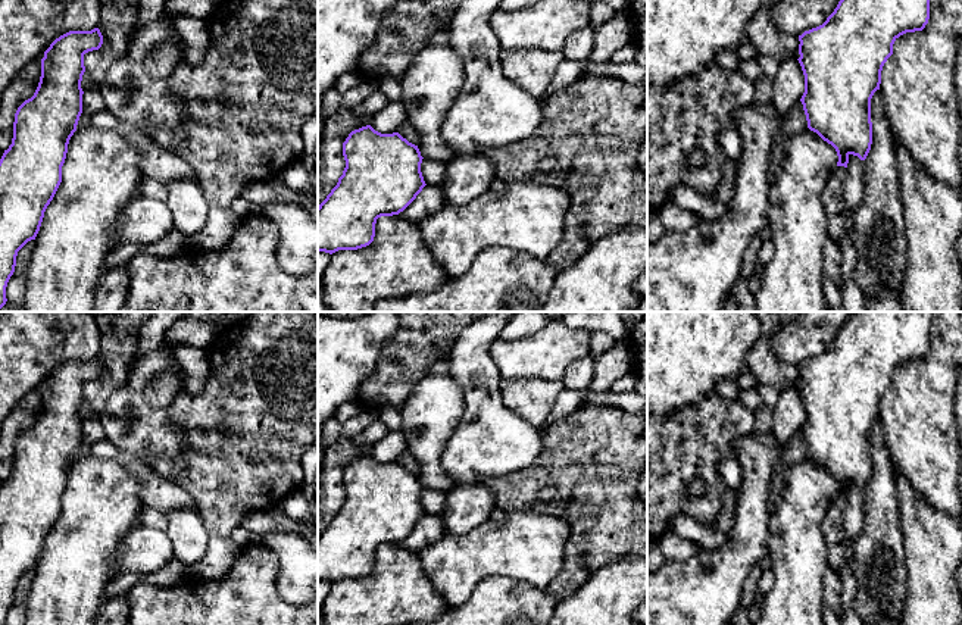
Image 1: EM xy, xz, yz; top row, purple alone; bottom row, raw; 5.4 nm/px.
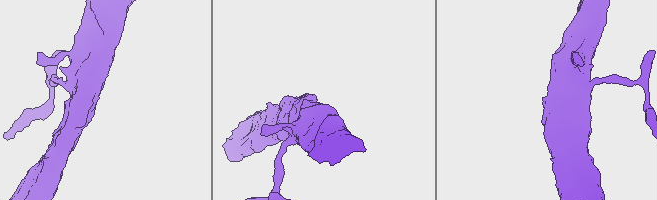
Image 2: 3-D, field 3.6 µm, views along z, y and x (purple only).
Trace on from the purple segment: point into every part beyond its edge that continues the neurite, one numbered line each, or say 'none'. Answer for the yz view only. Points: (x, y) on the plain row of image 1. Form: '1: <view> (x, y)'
none

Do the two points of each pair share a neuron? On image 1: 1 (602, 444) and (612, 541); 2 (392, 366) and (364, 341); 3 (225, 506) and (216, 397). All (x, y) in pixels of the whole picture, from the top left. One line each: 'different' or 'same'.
1: same
2: different
3: same

